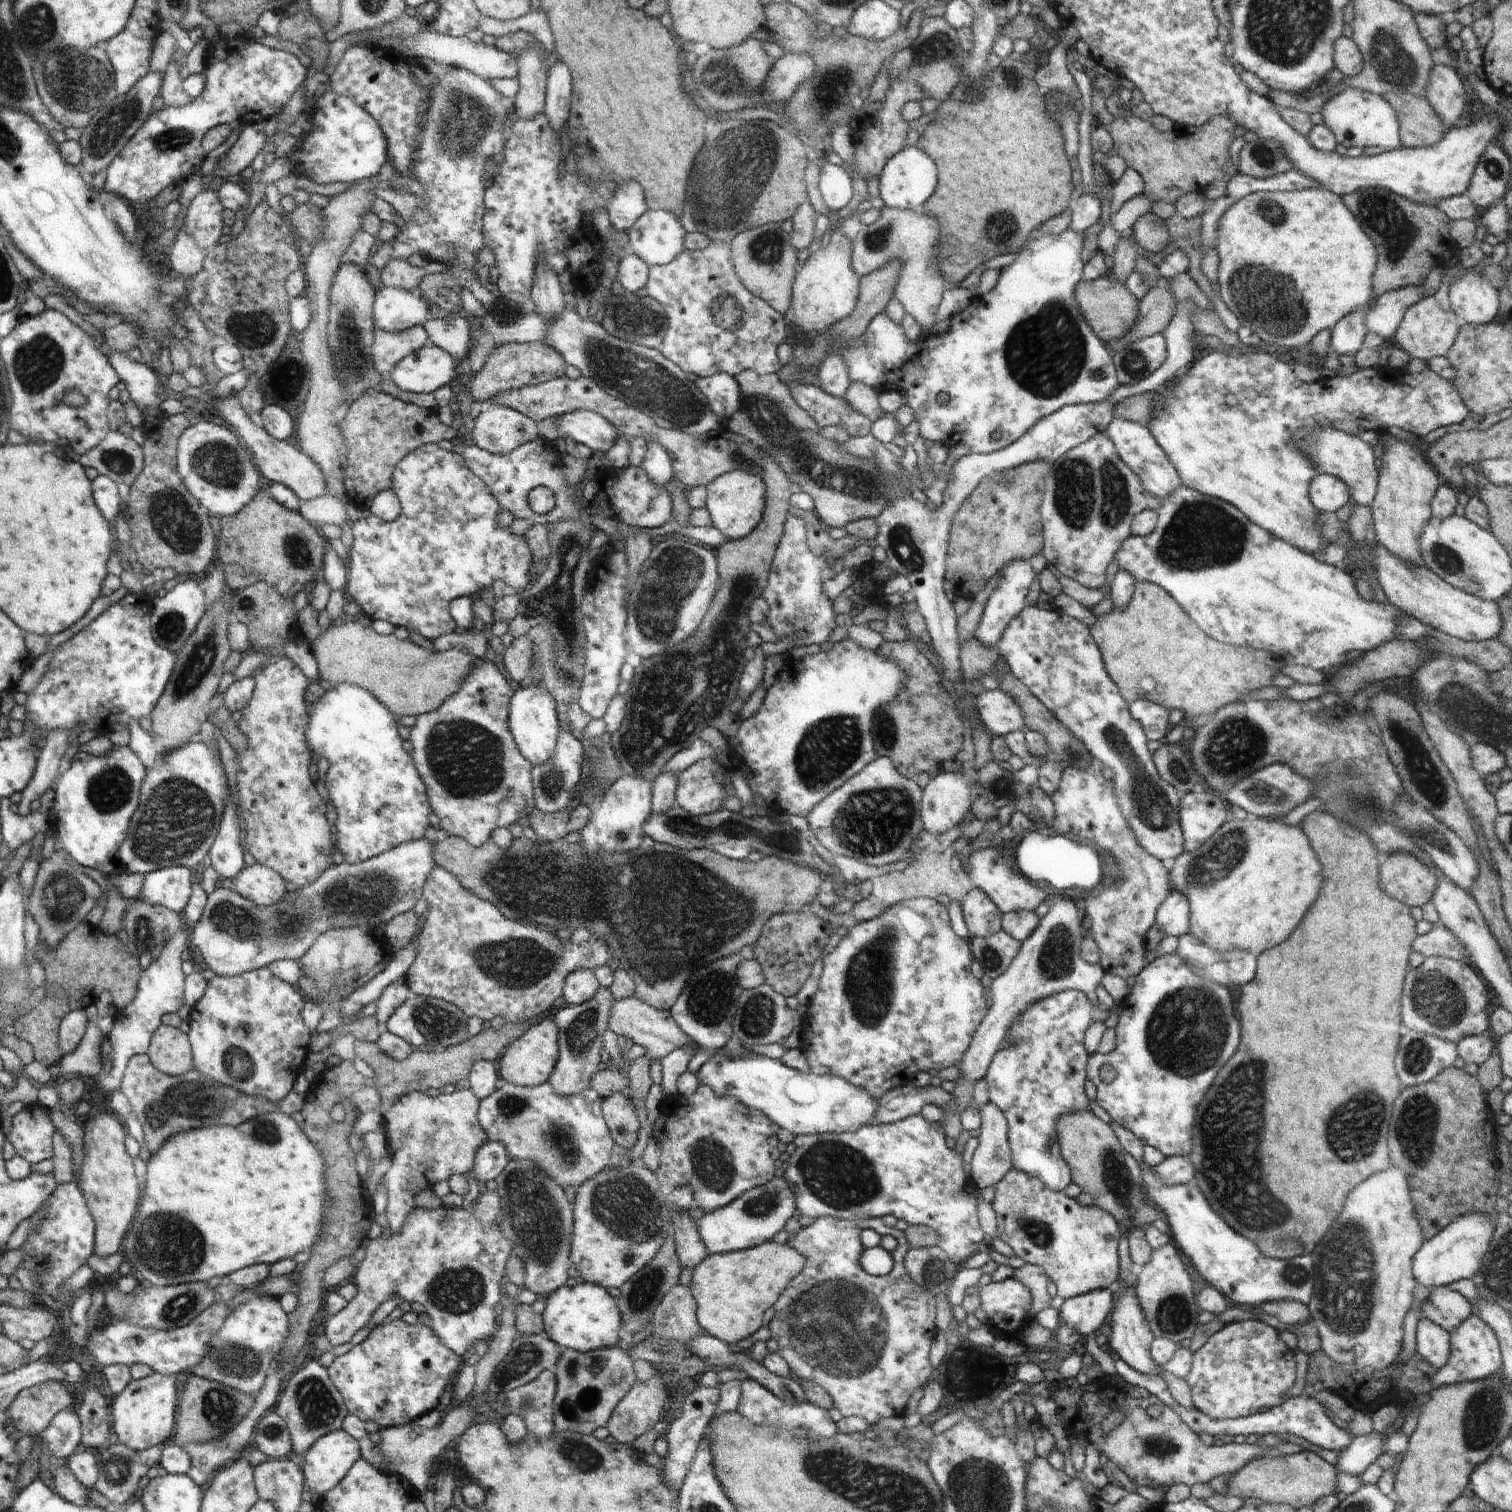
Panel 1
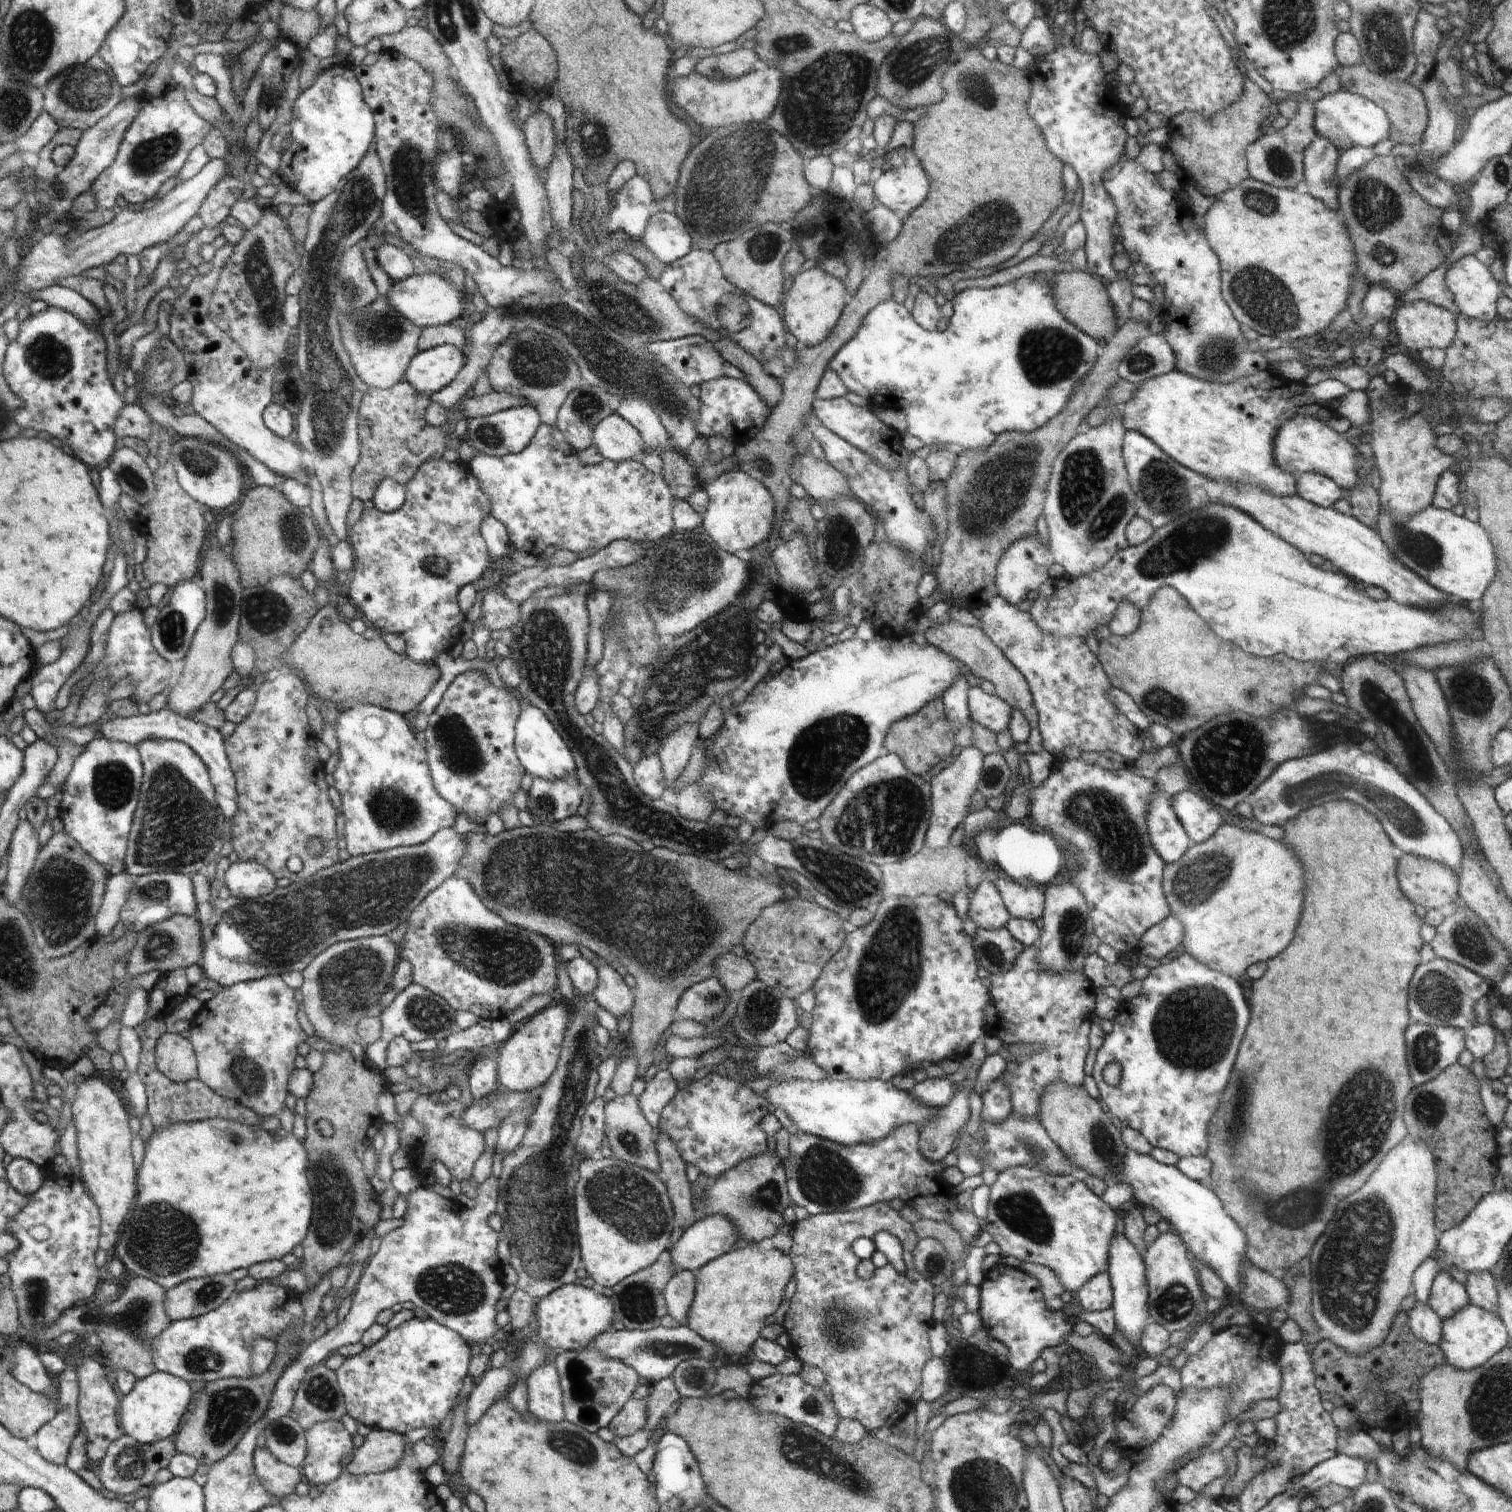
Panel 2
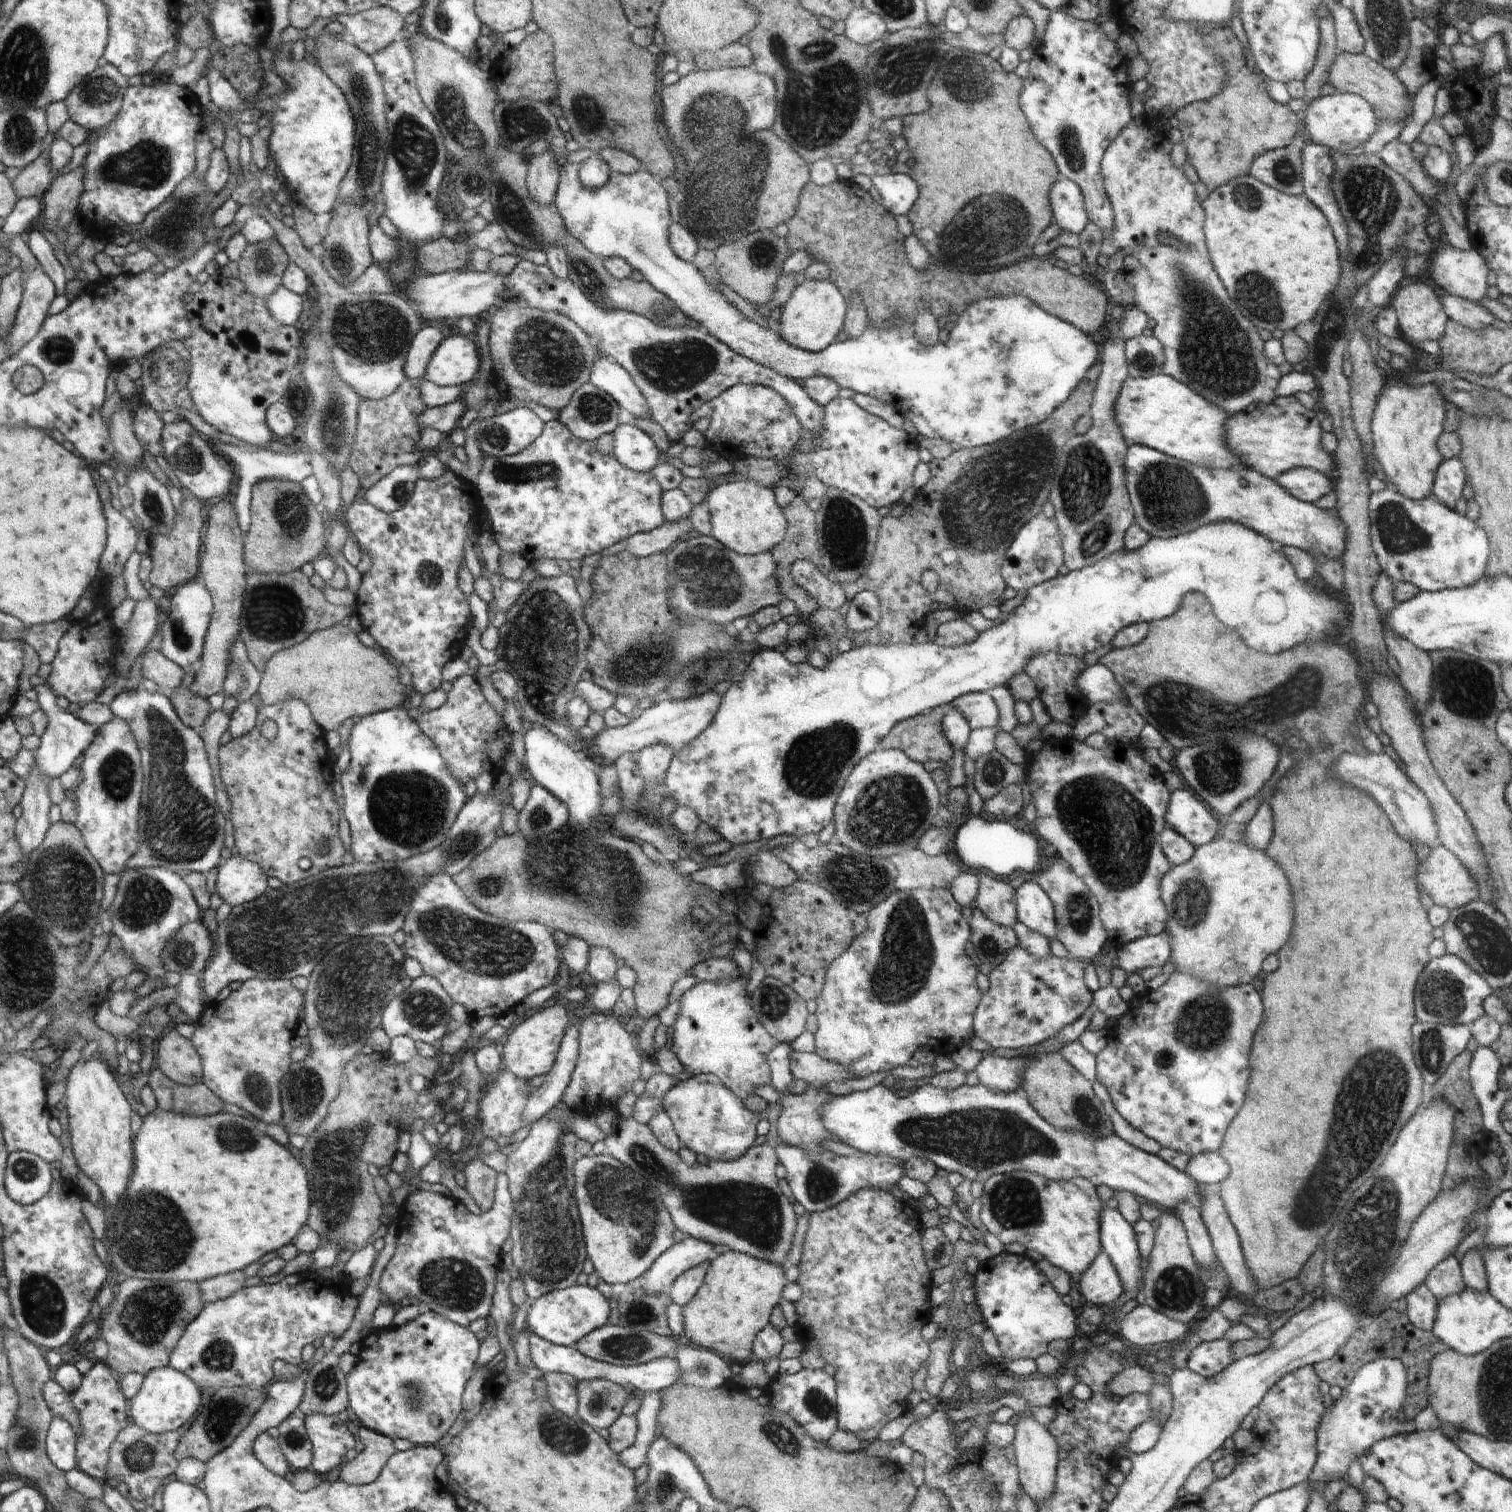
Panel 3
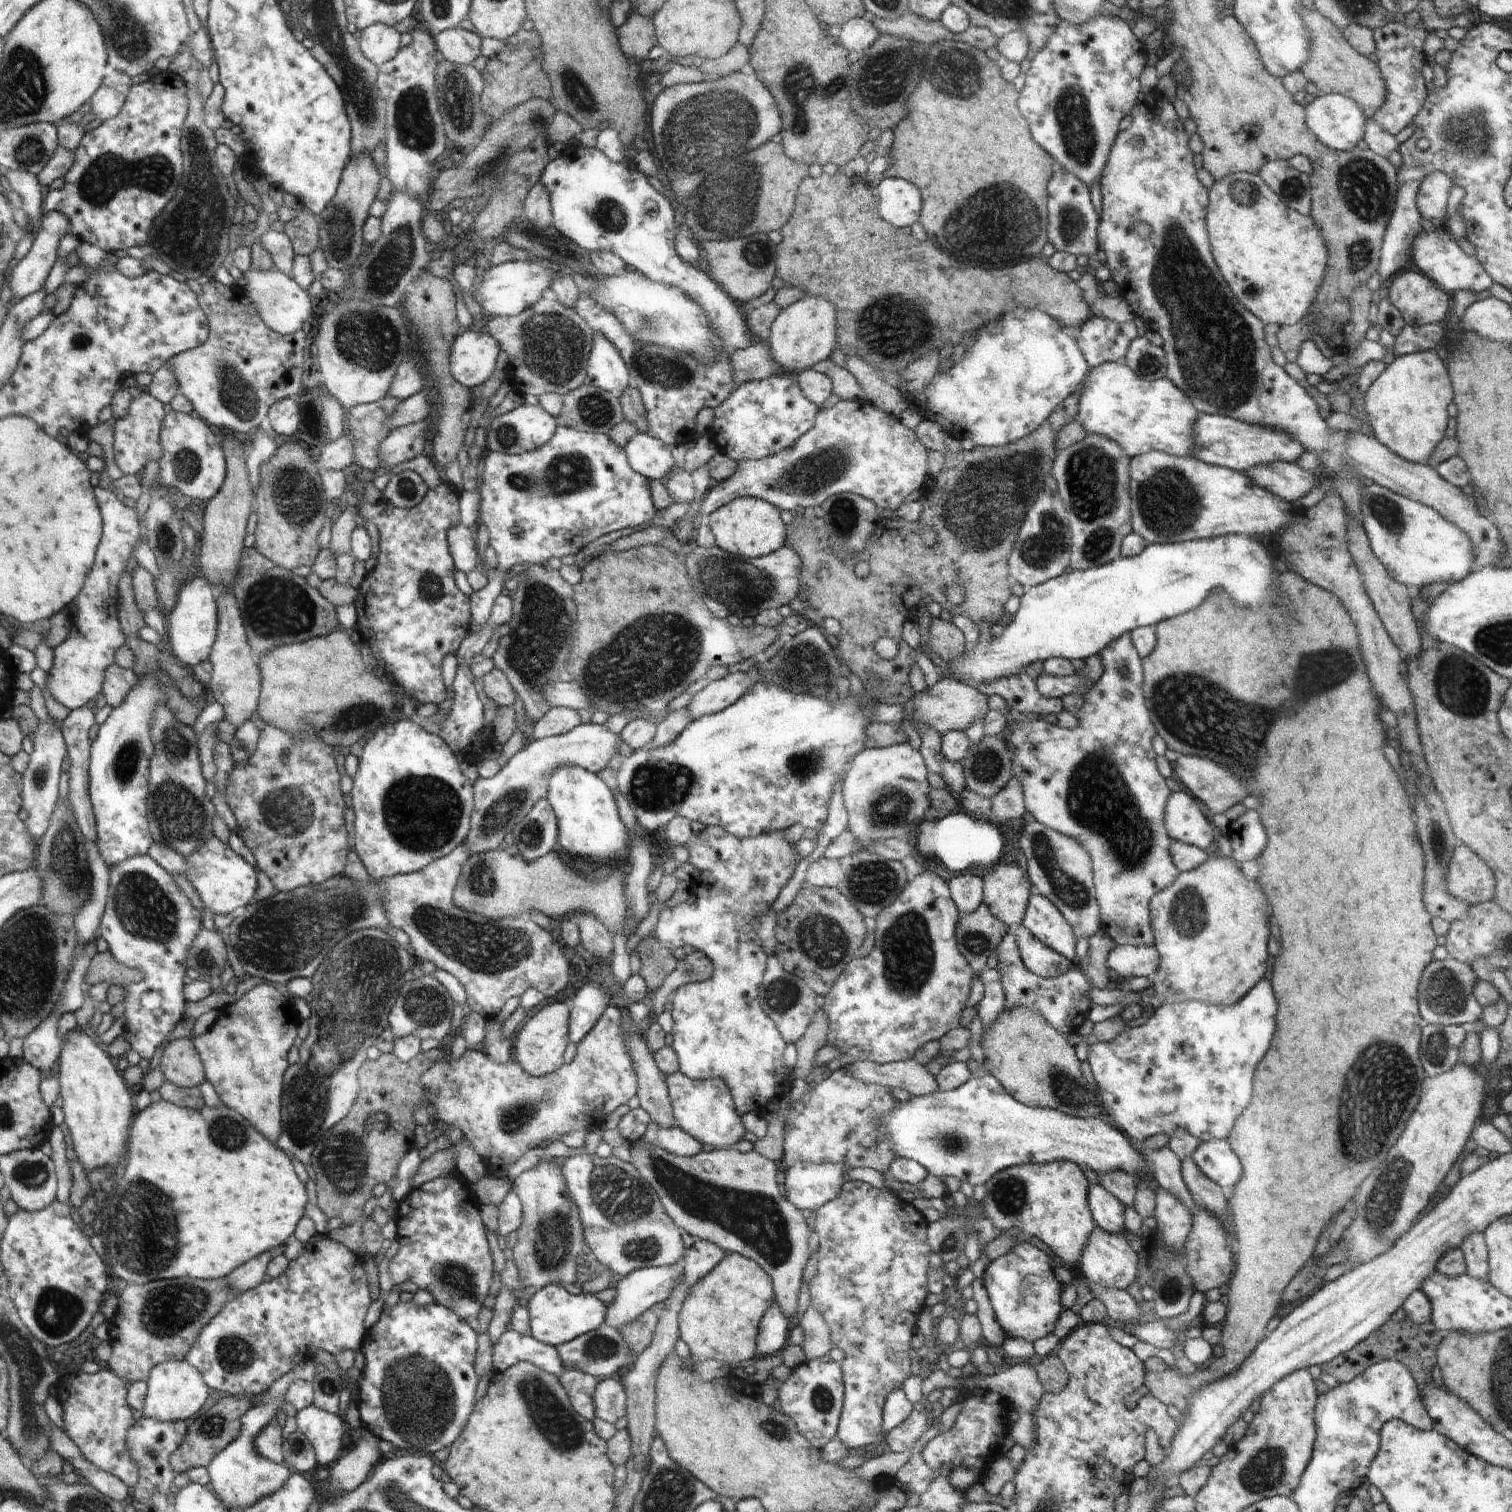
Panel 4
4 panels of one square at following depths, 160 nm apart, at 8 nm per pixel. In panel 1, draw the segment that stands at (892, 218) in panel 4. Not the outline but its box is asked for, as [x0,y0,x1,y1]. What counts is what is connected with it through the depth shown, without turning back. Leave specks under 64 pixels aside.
[879,147,937,209]

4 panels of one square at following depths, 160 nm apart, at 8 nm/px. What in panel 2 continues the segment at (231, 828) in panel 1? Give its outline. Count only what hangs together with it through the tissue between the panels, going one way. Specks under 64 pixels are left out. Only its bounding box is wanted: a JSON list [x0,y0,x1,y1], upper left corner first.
[56,709,238,820]

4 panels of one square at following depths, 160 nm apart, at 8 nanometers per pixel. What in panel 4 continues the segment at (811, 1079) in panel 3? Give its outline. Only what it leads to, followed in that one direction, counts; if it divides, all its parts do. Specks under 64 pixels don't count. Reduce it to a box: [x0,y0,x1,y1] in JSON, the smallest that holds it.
[844,1059,938,1097]

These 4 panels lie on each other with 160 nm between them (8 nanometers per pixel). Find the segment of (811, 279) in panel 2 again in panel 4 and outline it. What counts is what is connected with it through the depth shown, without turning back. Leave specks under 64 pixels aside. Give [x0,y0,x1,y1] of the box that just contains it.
[767,295,837,371]

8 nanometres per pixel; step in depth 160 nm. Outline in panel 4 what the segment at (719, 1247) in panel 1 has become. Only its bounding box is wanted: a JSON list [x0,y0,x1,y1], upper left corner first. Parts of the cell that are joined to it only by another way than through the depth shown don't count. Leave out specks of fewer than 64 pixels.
[606,1263,682,1332]

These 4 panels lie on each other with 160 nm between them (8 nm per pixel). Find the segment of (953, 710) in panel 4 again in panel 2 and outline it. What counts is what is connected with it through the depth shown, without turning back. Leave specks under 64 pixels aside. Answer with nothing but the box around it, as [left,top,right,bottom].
[967,684,1012,734]

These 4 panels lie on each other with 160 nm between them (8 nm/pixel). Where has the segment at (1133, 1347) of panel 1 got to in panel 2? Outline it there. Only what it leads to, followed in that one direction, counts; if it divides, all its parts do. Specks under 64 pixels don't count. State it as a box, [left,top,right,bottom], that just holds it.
[1107,1233,1150,1353]

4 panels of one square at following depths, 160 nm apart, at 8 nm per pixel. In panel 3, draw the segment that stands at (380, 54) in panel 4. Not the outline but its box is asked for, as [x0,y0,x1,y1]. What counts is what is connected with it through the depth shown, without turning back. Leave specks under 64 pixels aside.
[334,7,404,56]

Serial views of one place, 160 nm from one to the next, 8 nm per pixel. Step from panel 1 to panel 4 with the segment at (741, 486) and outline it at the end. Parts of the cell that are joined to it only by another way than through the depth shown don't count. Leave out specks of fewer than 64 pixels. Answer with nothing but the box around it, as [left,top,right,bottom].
[702,497,786,557]

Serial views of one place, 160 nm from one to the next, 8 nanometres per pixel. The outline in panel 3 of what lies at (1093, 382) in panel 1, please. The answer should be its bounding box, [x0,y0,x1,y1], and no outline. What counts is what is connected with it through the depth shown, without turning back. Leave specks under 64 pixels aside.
[553,162,1100,449]

